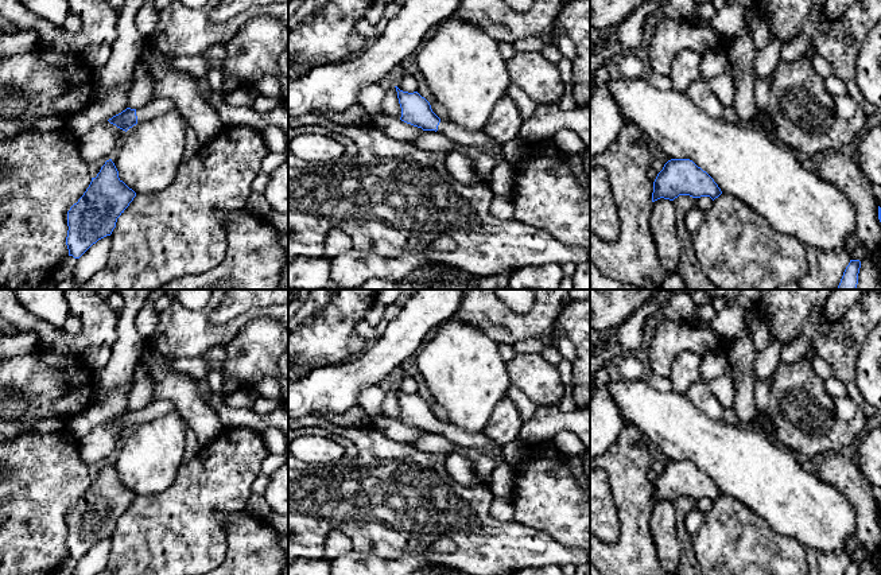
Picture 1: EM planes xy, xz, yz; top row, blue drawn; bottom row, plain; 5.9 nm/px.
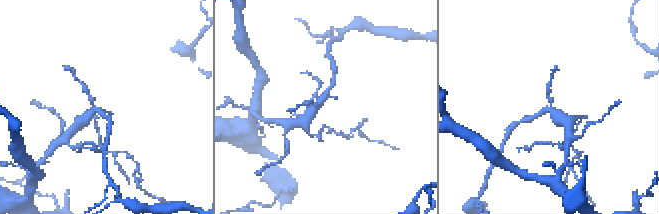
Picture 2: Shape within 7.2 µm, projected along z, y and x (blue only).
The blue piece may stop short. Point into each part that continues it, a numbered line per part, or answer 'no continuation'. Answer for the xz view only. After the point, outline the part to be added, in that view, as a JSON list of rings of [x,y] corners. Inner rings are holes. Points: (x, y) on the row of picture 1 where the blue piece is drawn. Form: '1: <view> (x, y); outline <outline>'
1: xz (480, 139); outline [[[440,120],[436,132],[443,133],[446,137],[463,147],[477,147],[485,152],[493,152],[496,149],[494,140],[484,131],[471,132],[447,120]]]

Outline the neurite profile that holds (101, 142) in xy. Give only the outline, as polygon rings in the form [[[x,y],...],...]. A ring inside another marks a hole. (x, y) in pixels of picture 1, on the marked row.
[[[109,121],[94,125],[79,139],[79,154],[86,164],[101,159],[109,159],[116,152],[125,131]]]

